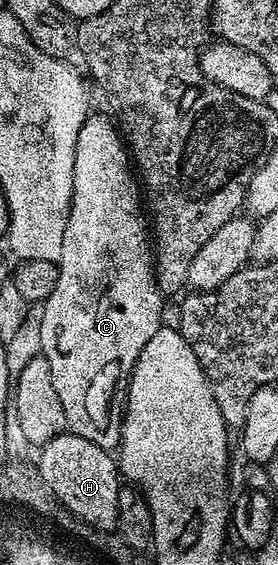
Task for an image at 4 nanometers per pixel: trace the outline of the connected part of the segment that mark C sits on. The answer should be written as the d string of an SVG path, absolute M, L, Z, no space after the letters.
M90 113L83 128L79 128L73 203L63 236L63 252L57 263L55 288L40 307L41 323L36 323L35 329L41 342L40 357L51 364L51 384L55 384L55 392L59 392L68 433L83 436L83 440L91 440L91 444L113 452L121 444L121 419L125 417L129 378L143 348L147 348L147 340L163 326L163 295L157 288L155 254L151 249L139 182L131 169L131 155L112 117L102 114Z

